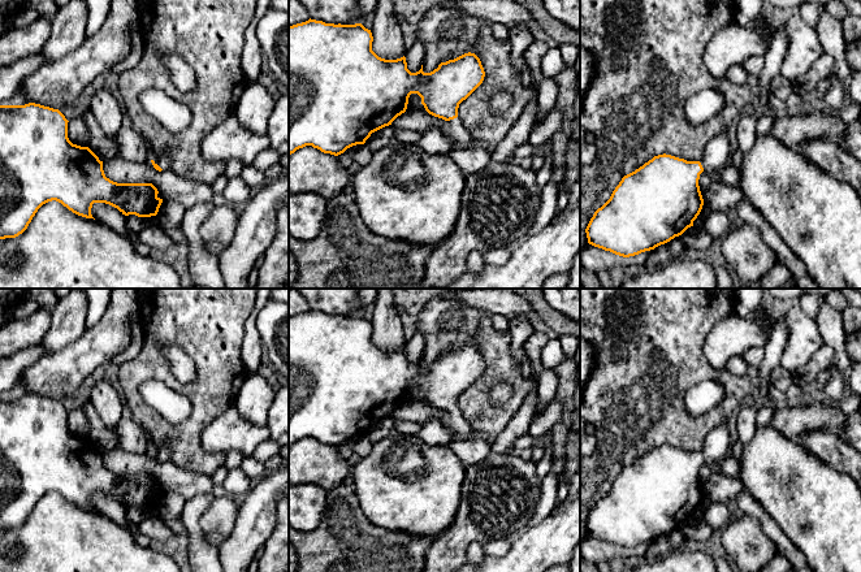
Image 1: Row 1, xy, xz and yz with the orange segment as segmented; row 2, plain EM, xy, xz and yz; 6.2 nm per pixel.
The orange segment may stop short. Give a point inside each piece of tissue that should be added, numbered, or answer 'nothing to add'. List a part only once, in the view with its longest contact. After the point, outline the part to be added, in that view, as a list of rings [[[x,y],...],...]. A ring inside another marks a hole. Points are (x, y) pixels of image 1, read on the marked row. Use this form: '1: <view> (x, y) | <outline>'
1: xy (164, 160) | [[[164,152],[161,156],[159,156],[157,159],[153,159],[155,164],[157,164],[163,170],[169,170],[169,165],[170,165],[170,157],[169,157],[169,152]]]

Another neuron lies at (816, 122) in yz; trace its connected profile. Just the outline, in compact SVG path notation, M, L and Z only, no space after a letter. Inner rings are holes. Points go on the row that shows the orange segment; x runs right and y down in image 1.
M809 105L799 116L786 116L775 120L770 134L789 148L797 148L808 139L828 139L839 143L848 125L836 110Z

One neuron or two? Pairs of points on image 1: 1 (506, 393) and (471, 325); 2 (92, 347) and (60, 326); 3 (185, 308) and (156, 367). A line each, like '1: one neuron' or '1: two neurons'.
1: two neurons
2: two neurons
3: one neuron

